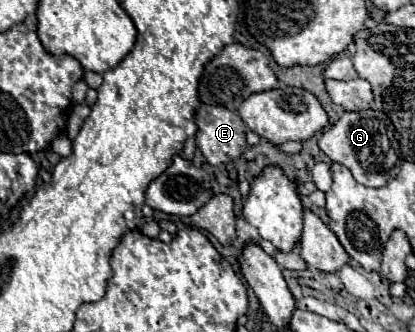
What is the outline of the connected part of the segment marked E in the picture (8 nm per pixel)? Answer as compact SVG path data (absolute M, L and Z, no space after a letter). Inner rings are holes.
M199 106L195 112L197 148L213 166L231 162L247 148L245 122L223 106Z

